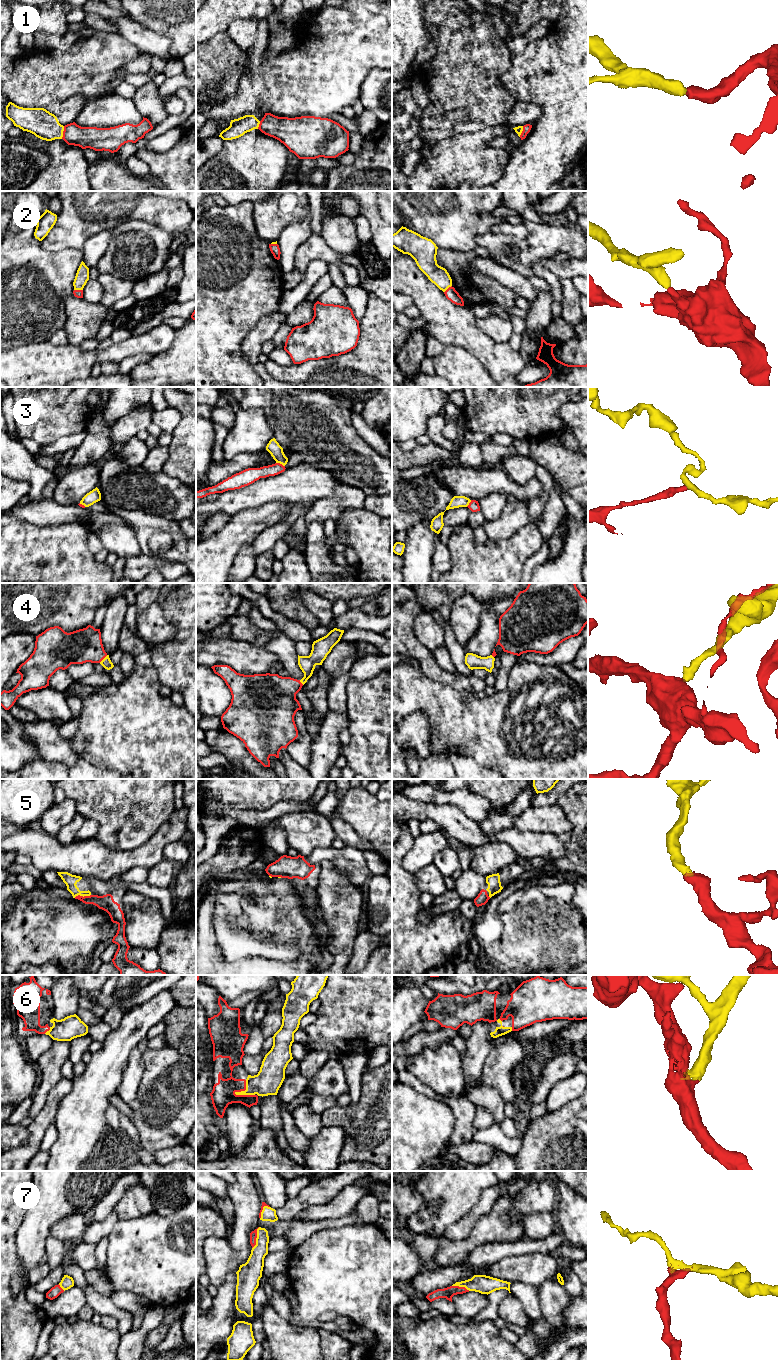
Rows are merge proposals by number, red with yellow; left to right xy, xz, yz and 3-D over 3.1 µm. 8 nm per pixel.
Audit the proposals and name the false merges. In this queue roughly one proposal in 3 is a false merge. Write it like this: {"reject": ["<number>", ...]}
{"reject": ["2", "3"]}

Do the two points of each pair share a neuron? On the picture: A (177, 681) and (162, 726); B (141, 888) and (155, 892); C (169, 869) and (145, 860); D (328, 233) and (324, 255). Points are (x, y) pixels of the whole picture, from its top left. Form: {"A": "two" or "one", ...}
{"A": "two", "B": "one", "C": "two", "D": "two"}

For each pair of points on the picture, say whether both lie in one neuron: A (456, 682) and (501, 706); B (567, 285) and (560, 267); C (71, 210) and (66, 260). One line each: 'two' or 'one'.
A: two
B: two
C: two

